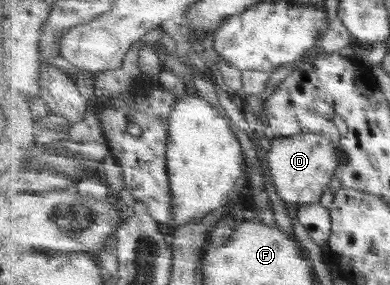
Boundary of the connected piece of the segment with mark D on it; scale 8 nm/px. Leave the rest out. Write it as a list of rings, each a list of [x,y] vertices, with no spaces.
[[[307,132],[296,136],[275,138],[271,142],[271,146],[272,150],[268,155],[269,168],[271,168],[278,195],[289,204],[297,204],[297,207],[319,203],[321,197],[325,195],[325,191],[329,190],[333,177],[337,175],[337,169],[344,165],[341,144],[325,134]]]

